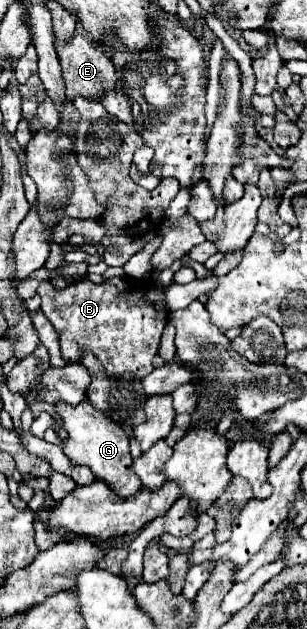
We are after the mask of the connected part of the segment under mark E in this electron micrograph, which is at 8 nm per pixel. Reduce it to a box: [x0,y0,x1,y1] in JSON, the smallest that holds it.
[55,33,117,101]

